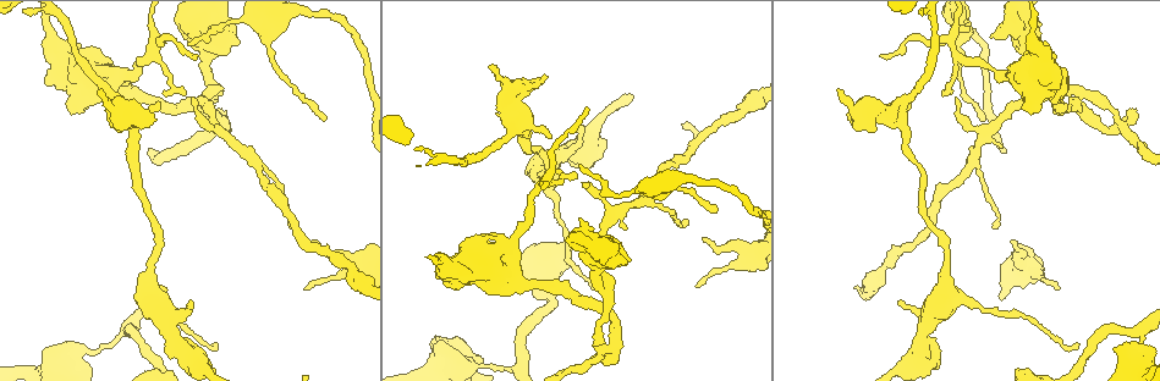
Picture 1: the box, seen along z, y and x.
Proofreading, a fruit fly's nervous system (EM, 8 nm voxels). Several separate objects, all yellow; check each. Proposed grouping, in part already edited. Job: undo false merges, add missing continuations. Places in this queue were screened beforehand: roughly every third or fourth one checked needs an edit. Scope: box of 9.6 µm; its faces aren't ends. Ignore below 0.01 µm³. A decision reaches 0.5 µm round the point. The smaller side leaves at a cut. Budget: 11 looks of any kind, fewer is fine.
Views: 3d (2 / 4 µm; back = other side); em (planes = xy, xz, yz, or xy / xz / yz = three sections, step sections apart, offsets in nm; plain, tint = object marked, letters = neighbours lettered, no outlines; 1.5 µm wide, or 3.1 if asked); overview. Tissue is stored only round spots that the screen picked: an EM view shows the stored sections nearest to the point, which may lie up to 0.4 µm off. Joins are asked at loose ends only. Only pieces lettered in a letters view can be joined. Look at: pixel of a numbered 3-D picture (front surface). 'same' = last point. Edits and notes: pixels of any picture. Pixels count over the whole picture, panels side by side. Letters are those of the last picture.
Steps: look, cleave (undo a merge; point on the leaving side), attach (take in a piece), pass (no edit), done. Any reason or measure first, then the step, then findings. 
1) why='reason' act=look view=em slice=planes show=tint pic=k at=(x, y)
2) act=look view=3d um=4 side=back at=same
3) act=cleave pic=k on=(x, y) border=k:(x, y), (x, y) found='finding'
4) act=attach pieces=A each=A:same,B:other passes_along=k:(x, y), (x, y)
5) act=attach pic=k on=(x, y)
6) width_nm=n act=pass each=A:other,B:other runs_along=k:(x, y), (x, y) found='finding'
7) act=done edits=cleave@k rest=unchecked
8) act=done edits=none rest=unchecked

why='thick turns thin' act=look view=3d um=2 pic=1 at=(516, 235)

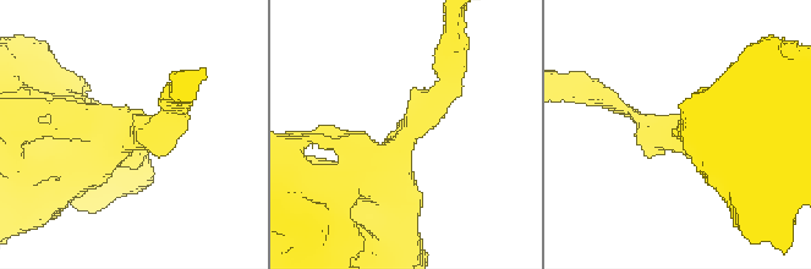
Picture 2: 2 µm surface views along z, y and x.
act=look view=em slice=planes show=tint pic=2 at=(136, 132)

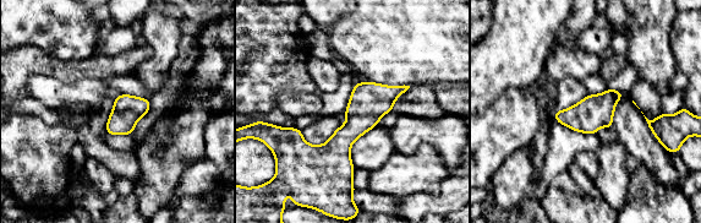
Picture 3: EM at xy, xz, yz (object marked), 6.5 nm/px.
why='see the neighbours' act=look view=em slice=planes show=letters at=same

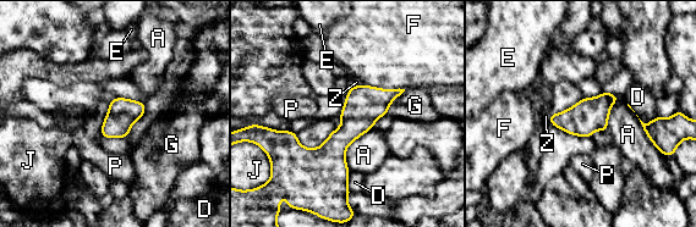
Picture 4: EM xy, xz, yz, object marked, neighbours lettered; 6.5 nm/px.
longest_contact=A:320nm act=pass each=A:other,D:other,E:other,F:other,G:other,J:other,P:other,Z:other runs_along=4:(398, 92), (336, 143), (341, 190) found='continuous, no second neuron'

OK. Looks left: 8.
act=look view=3d um=4 pic=1 at=(1004, 315)

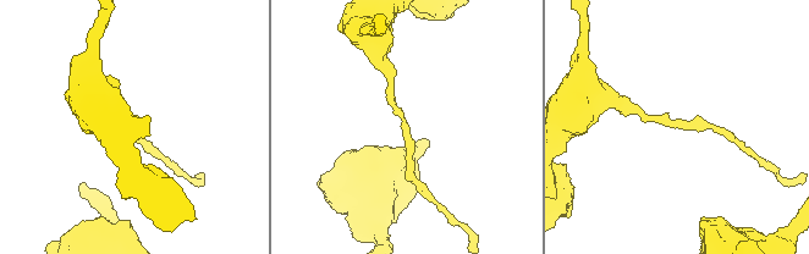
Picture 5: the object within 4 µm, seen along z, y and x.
why='shape alone is not enough' act=look view=em slice=yz step=4 show=letters pic=5 at=(679, 124)

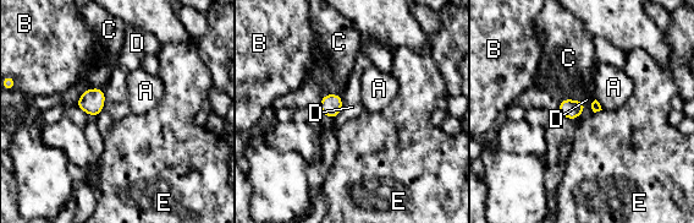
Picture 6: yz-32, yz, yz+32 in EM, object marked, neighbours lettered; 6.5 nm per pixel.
act=look view=em slice=planes show=letters at=same

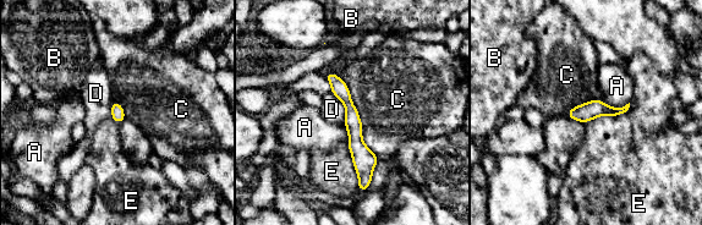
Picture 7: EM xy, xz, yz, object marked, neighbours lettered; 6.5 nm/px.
act=pass each=A:other,B:other,C:other,D:other,E:other runs_along=7:(329, 75), (351, 111), (362, 187) found='continuous, no second neuron'

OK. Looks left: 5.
act=look view=3d um=4 pic=1 at=(563, 152)

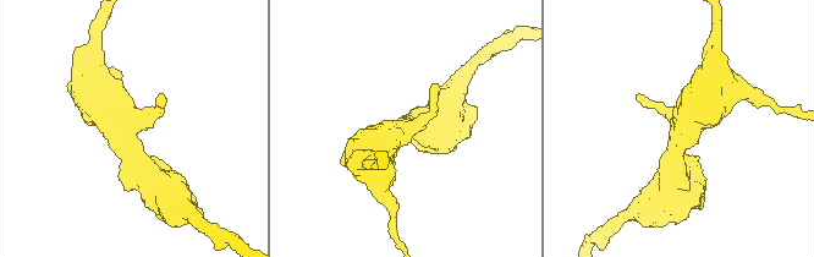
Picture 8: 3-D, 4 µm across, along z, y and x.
arms=3 arm_widths_nm=170,550,550 why='need the tissue' act=look view=em slice=xy step=8 show=tint pic=8 at=(131, 145)

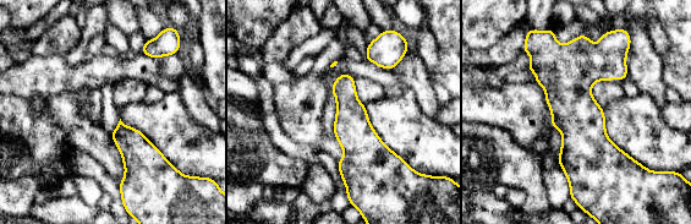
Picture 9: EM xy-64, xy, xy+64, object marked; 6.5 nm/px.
why='another direction' act=look view=em slice=planes show=letters at=same

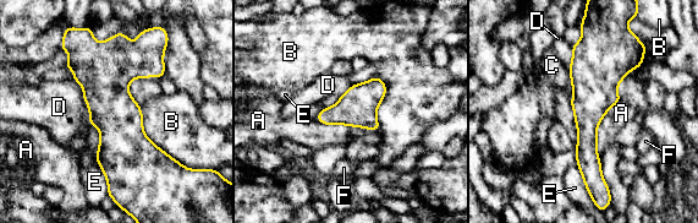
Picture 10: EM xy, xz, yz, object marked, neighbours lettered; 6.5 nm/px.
act=pass each=A:other,B:other,C:other,D:other,E:other,F:other border=10:(622, 101), (598, 125), (599, 159) found='all the same neuron'

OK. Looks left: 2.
why='thick turns thin' act=look view=em slice=planes show=tint pic=1 at=(515, 369)

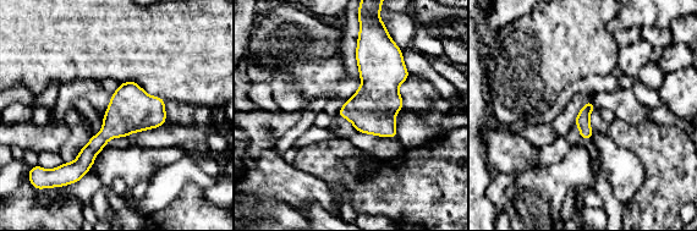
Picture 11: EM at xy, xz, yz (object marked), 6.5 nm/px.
act=look view=em slice=planes show=letters at=same

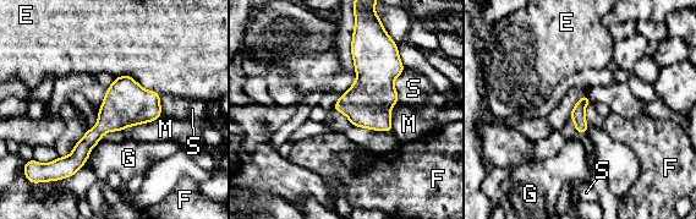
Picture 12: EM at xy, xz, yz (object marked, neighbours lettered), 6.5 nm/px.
width_nm=100 act=pass each=E:other,F:other,G:other,M:other,S:other border=12:(162, 115), (120, 131) found='all the same neuron'

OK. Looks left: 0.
act=done edits=none rest=unchecked

